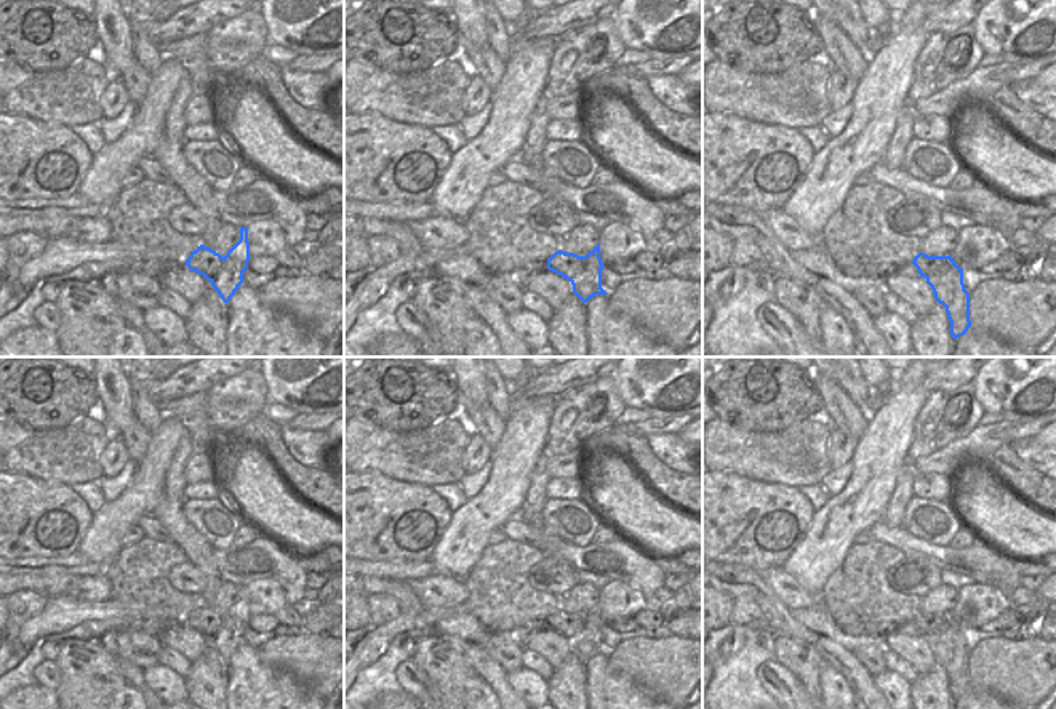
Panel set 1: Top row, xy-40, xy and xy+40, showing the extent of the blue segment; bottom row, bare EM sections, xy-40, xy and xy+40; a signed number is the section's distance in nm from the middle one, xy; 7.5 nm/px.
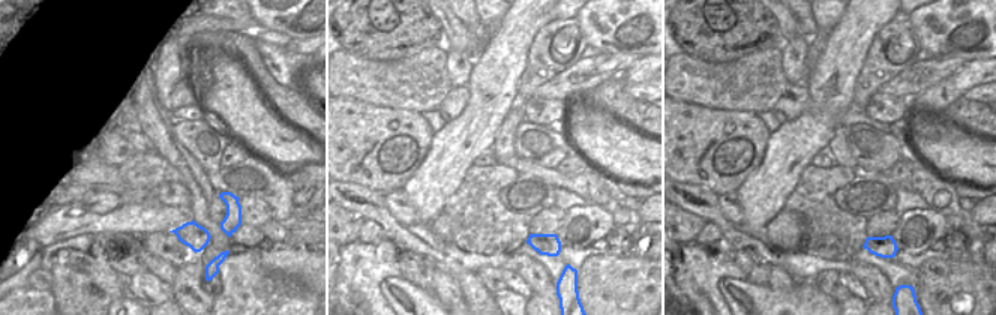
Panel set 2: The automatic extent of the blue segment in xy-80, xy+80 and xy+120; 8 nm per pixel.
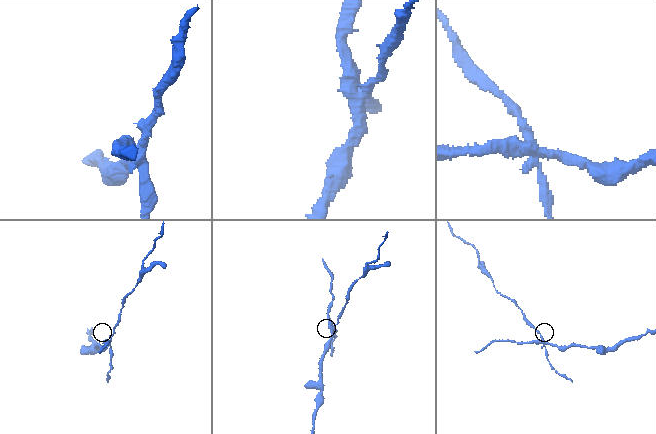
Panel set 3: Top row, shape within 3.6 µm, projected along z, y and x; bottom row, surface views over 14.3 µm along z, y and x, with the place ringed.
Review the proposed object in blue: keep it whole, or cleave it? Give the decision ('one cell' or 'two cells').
two cells

